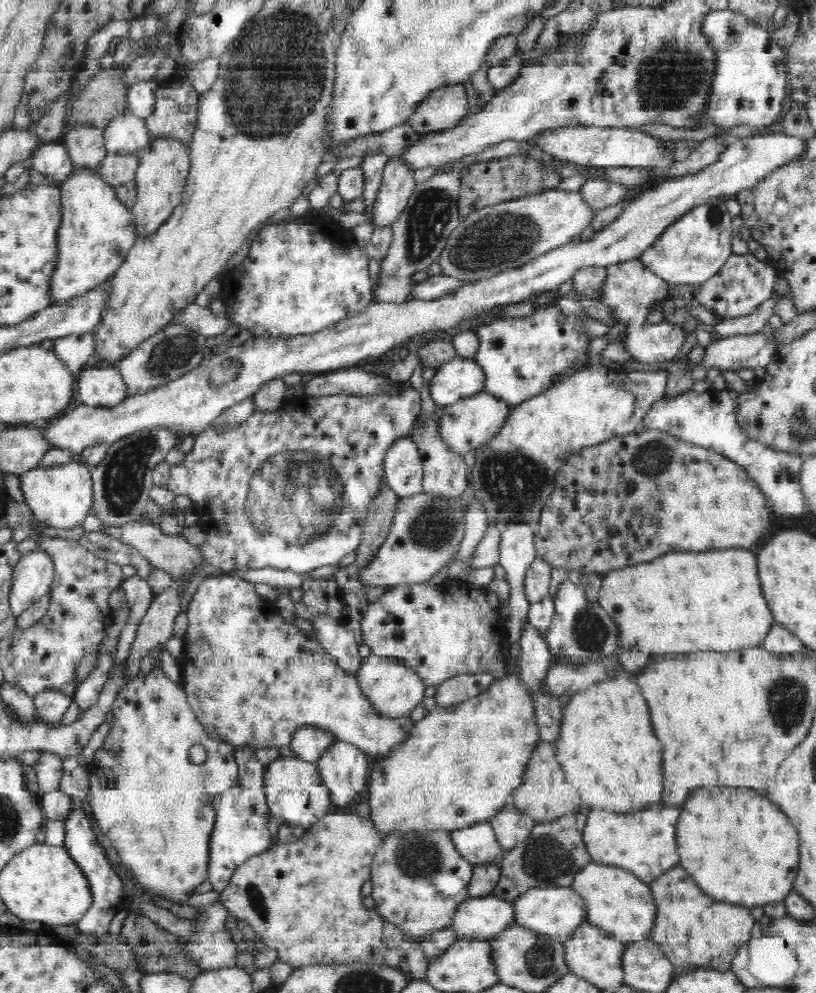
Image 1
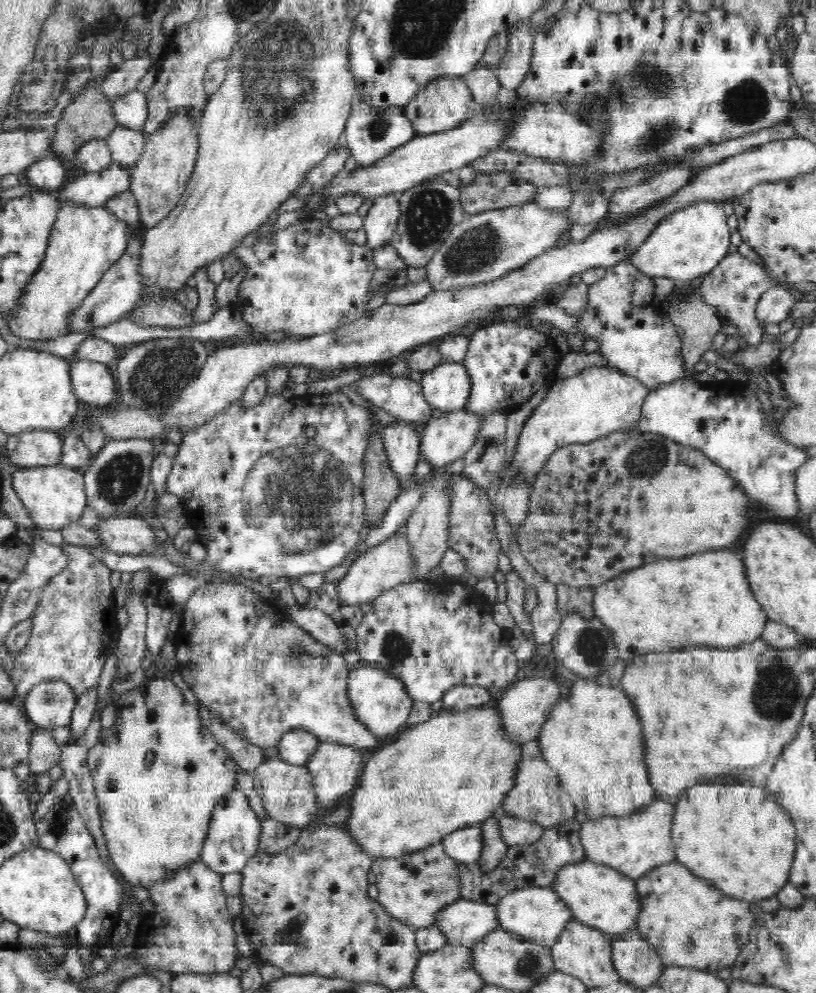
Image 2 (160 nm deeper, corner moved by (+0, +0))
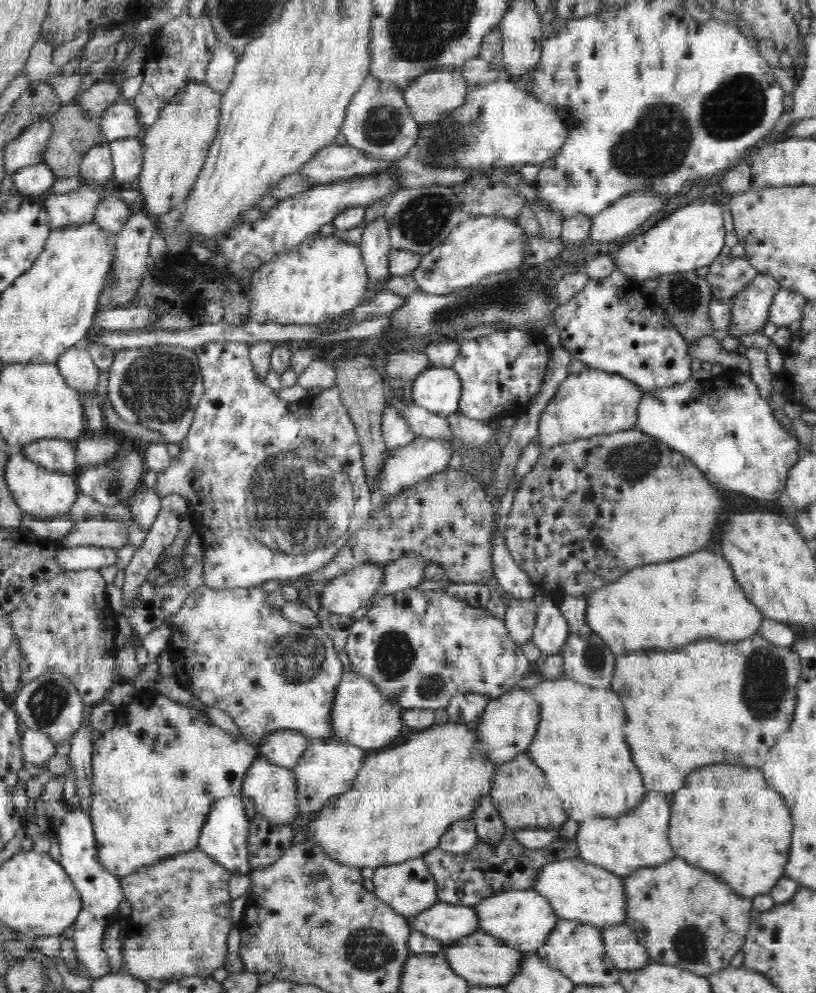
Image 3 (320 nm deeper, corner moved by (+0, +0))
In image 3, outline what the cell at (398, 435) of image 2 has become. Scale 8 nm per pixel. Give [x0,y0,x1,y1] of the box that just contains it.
[382,403,415,450]

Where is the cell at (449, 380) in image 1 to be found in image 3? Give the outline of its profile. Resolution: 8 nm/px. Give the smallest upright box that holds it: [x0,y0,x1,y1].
[412,366,462,417]

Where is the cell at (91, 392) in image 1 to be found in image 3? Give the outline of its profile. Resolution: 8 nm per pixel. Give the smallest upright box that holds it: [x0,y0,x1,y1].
[56,345,101,395]

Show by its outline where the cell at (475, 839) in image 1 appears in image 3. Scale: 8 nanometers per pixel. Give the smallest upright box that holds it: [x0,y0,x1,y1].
[438,820,479,854]

